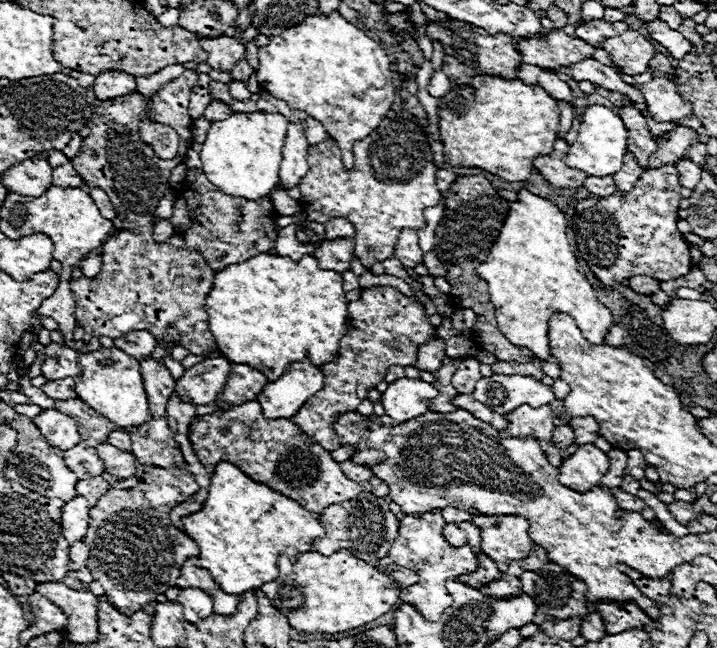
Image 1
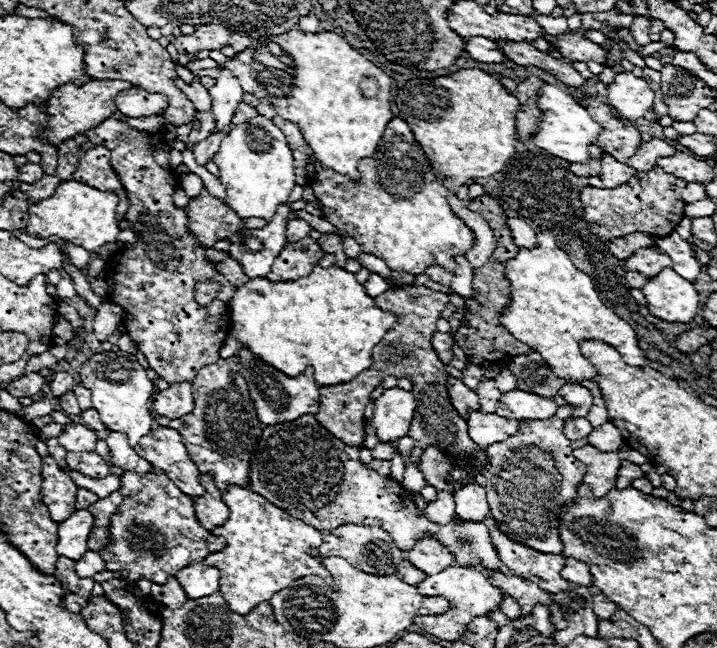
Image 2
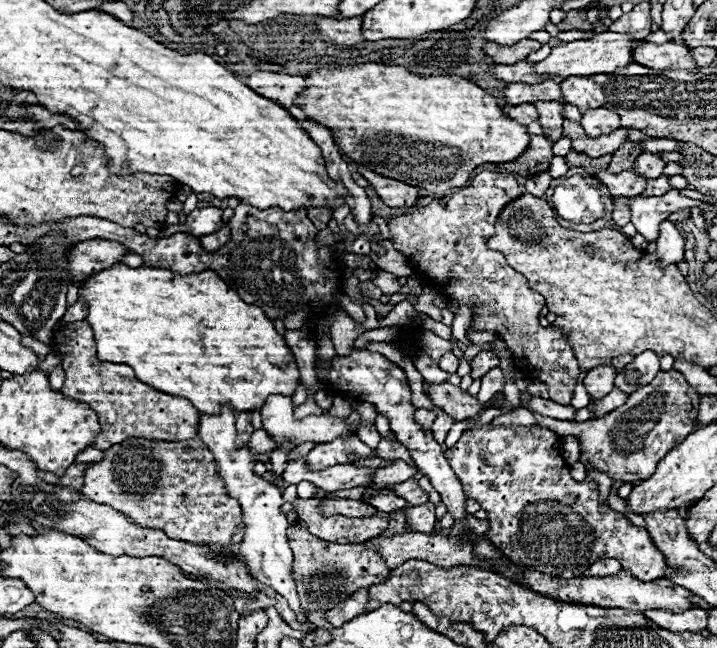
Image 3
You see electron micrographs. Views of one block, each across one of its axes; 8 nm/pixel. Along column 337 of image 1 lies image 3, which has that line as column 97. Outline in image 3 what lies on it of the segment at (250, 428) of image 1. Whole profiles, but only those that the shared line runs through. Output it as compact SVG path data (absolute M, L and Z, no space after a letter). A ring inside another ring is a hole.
M132 438L114 444L112 448L104 450L104 458L100 462L94 462L90 468L86 468L84 484L80 492L88 496L88 500L96 500L98 504L108 504L116 508L118 512L128 516L132 524L162 530L166 536L176 540L194 542L194 544L218 542L222 546L228 546L244 536L240 504L234 498L230 498L228 492L224 490L224 484L216 474L212 454L208 448L200 444L198 438L182 440L182 442Z

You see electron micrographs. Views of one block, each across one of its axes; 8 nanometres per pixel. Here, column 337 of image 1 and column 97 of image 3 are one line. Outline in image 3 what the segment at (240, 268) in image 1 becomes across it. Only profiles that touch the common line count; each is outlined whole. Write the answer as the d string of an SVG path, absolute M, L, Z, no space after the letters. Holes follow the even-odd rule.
M114 264L108 270L96 272L90 278L86 278L84 282L76 284L78 286L78 300L88 304L88 316L86 322L92 326L94 330L94 340L96 340L96 350L98 350L98 360L100 362L116 362L116 364L126 364L130 368L134 368L134 374L140 382L166 392L170 396L182 396L186 400L190 400L202 414L218 414L220 412L220 404L228 402L236 412L244 412L244 410L260 410L262 404L266 402L268 394L282 394L282 396L292 396L296 386L300 384L300 374L294 362L294 356L290 352L290 348L286 346L284 338L280 334L276 334L272 320L268 320L262 312L262 308L258 306L250 306L246 304L234 290L228 290L228 284L212 270L200 272L200 274L178 274L172 272L168 268L148 268L148 266L140 266L140 268L130 268L126 264Z

